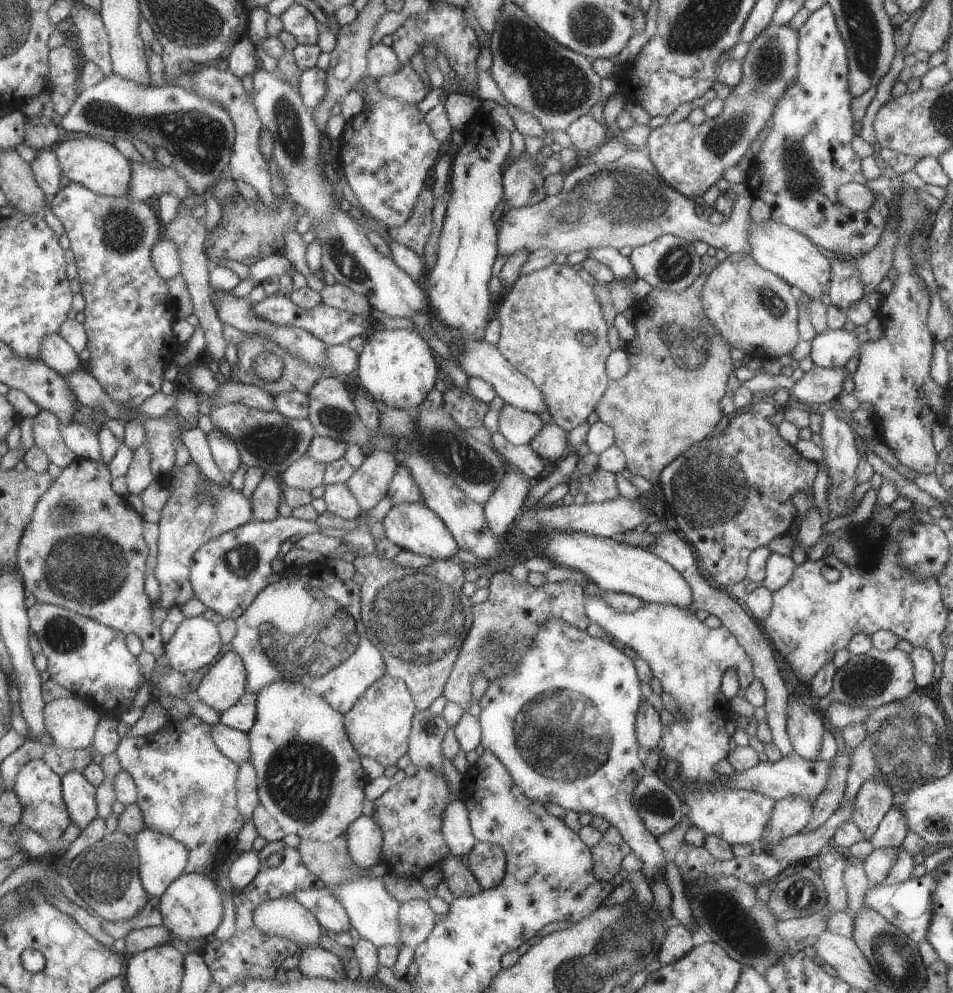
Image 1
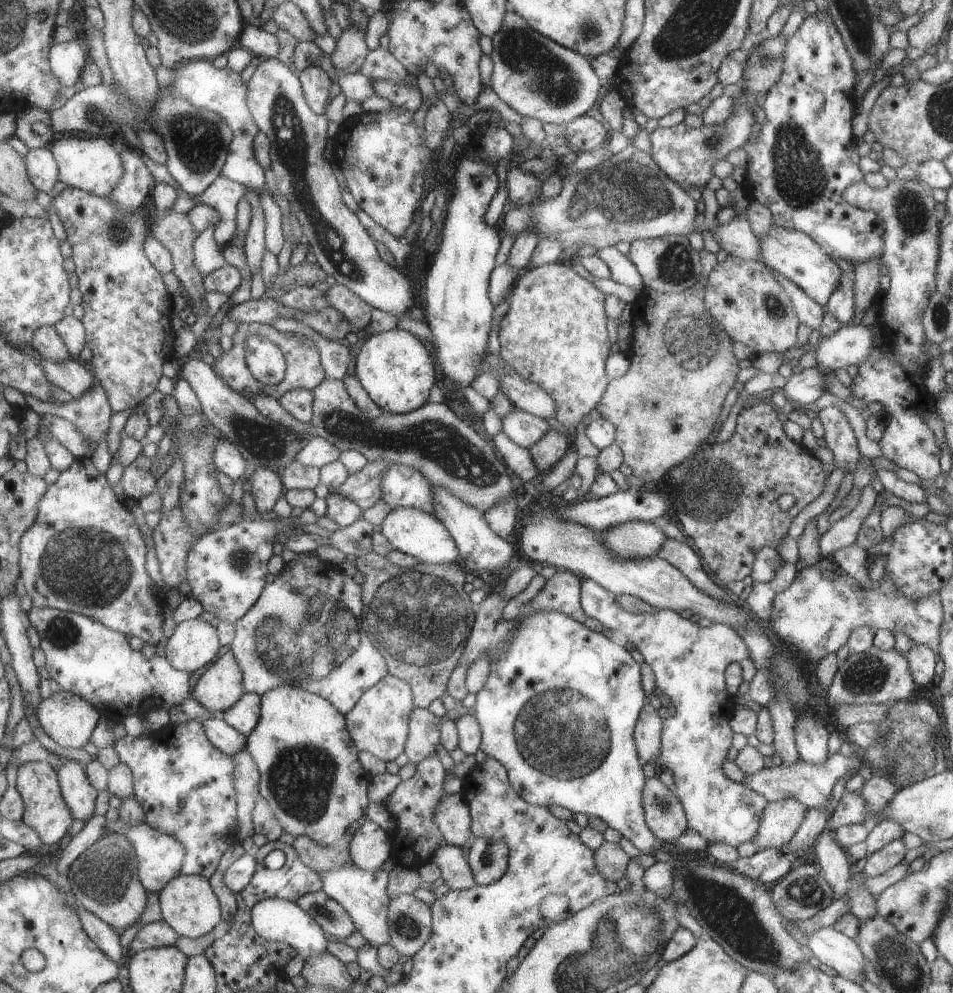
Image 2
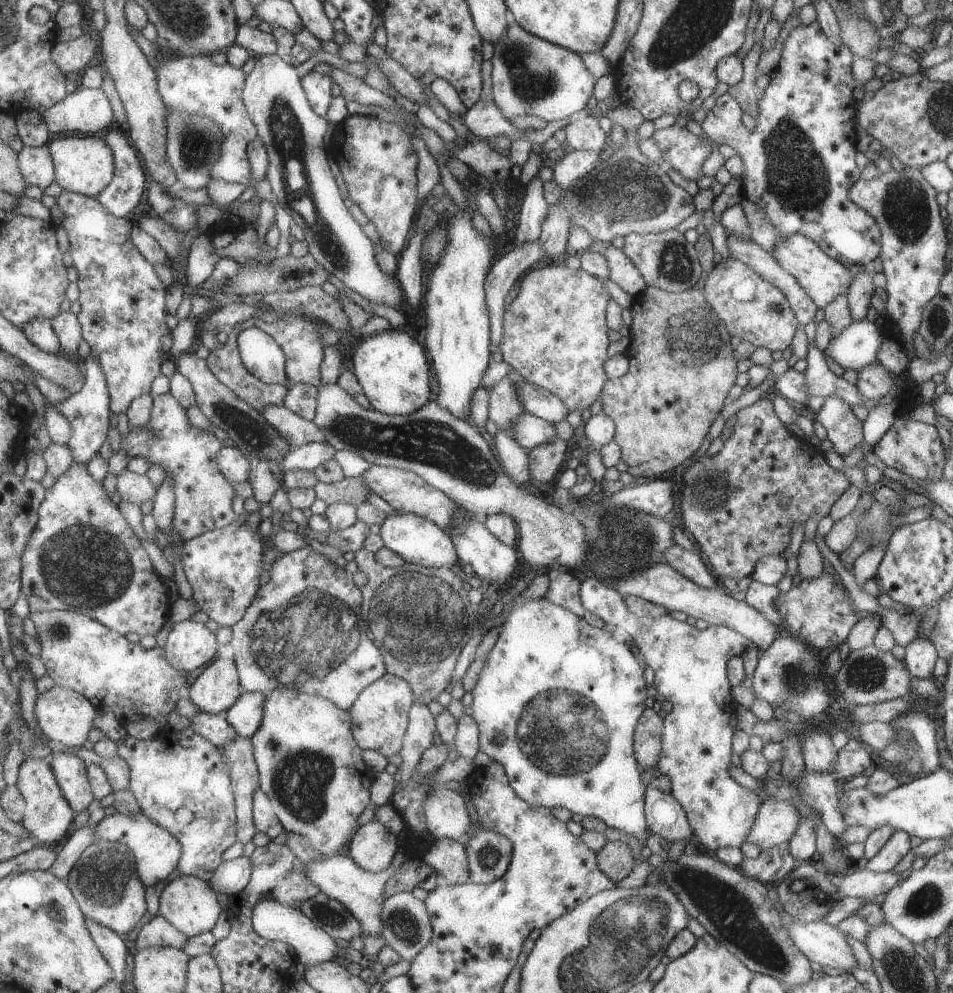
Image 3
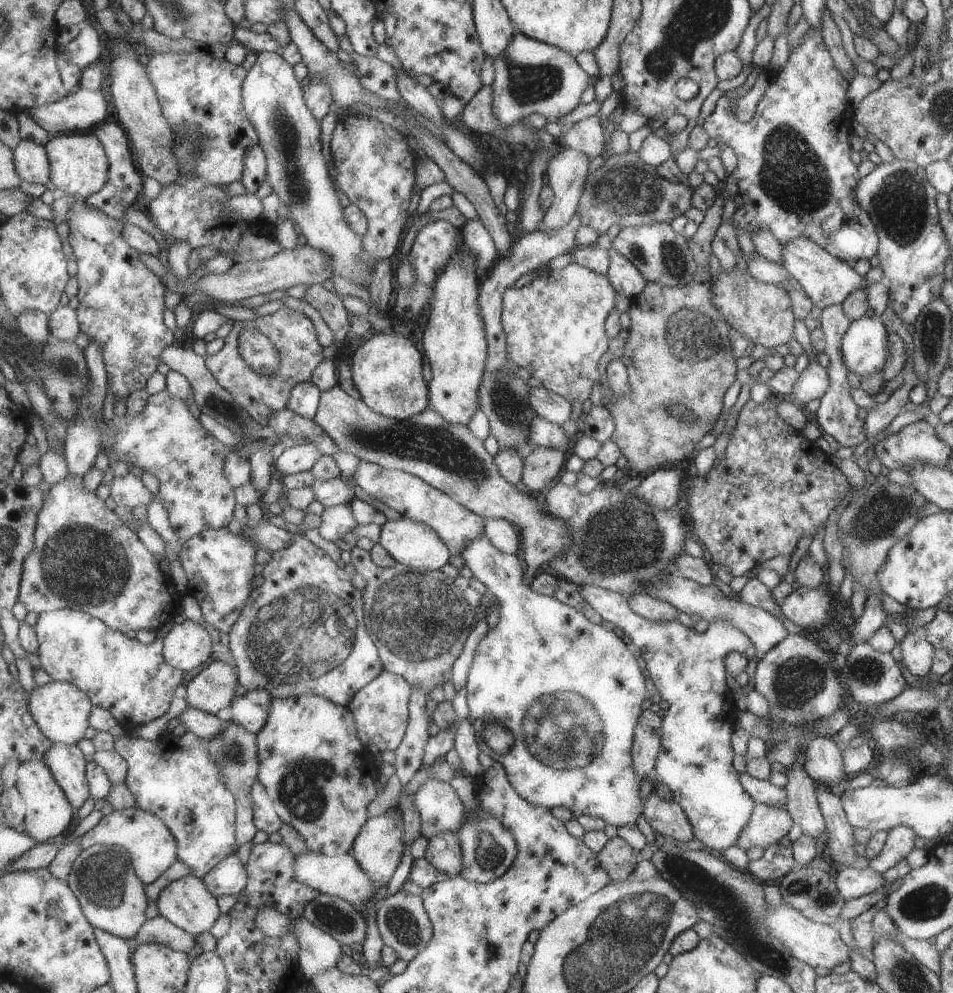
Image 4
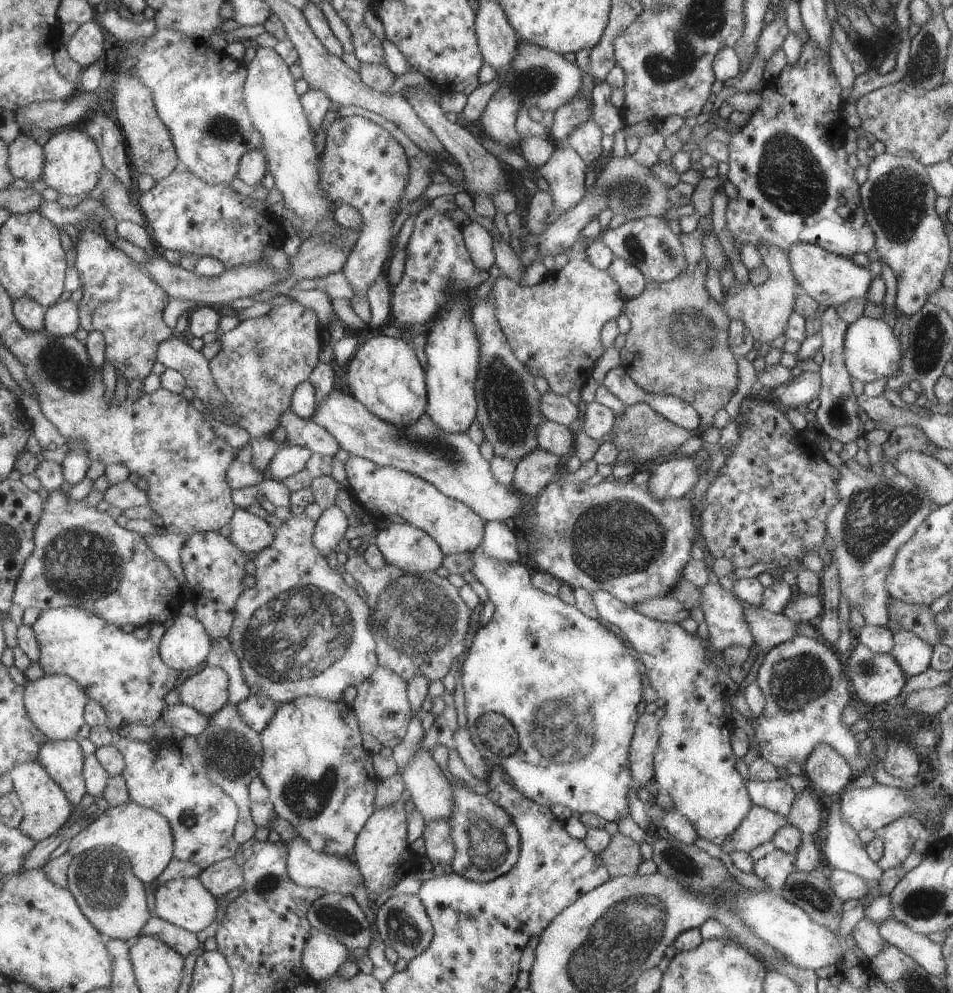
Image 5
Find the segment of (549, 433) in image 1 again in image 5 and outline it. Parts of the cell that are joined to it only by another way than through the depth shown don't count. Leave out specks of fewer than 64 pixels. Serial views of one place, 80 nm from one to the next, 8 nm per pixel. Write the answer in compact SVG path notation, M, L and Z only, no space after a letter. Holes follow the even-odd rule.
M535 449L523 456L513 470L513 480L510 487L520 495L535 497L558 473L559 458L543 449Z

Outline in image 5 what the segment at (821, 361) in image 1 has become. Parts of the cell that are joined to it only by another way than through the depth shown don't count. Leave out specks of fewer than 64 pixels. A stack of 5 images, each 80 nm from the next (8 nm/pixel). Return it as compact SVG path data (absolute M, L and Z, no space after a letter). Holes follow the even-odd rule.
M857 318L856 322L847 326L844 340L845 368L852 378L862 383L870 383L895 375L902 362L899 339L882 319Z

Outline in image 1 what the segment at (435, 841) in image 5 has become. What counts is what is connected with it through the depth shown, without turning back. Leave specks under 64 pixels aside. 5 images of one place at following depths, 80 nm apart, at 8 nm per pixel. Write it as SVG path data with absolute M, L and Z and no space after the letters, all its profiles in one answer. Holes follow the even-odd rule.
M449 854L439 864L439 867L443 880L454 897L476 895L481 890L473 873L461 863L459 857Z

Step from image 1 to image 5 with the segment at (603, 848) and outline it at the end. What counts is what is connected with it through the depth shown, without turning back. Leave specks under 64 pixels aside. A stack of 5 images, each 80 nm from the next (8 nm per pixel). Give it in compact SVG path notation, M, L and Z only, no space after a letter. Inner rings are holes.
M618 831L615 832L599 855L608 876L616 878L636 874L639 864L643 861L639 848L637 842Z

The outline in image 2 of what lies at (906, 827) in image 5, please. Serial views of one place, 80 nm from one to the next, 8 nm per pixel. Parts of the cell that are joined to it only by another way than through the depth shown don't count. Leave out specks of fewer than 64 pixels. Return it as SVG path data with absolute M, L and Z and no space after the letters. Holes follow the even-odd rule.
M901 838L891 840L889 844L882 846L879 850L866 855L866 862L862 869L865 877L876 877L889 870L892 866L904 860L906 853L905 845Z

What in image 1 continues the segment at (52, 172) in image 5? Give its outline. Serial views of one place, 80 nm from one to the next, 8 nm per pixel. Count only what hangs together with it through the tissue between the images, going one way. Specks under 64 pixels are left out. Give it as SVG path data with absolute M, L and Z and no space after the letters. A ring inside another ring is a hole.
M86 135L83 138L71 138L61 141L55 146L61 168L69 180L84 184L97 194L110 197L125 197L128 194L129 182L132 178L130 161L103 137Z

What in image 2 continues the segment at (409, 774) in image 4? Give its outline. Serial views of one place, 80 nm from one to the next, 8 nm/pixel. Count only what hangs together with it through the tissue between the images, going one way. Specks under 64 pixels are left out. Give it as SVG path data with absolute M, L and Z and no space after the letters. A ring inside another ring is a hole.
M415 707L409 715L408 735L404 742L404 754L408 762L417 764L427 755L433 754L440 742L440 724L446 718L435 716L428 708Z

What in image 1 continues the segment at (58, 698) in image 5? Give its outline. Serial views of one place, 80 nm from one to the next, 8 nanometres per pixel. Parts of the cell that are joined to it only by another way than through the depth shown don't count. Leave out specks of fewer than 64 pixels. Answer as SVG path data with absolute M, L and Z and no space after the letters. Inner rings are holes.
M79 696L46 704L46 725L55 744L66 749L93 748L102 716L96 706Z

